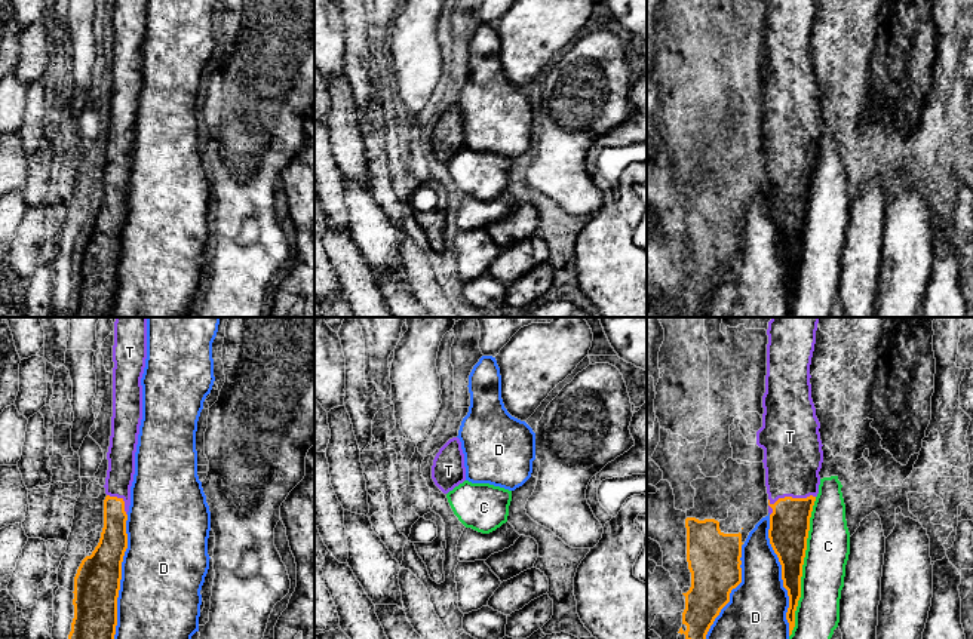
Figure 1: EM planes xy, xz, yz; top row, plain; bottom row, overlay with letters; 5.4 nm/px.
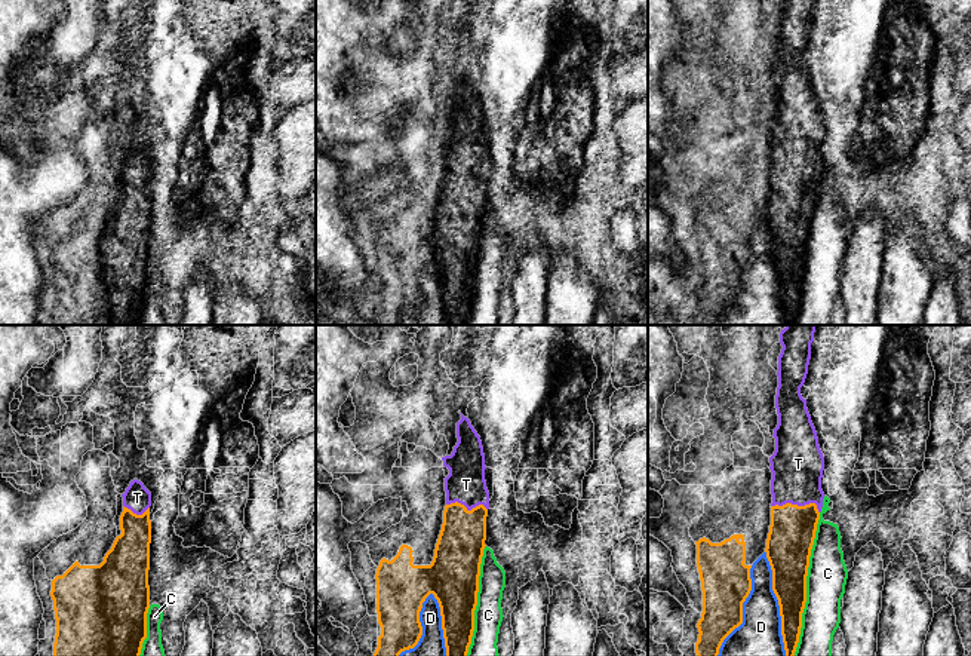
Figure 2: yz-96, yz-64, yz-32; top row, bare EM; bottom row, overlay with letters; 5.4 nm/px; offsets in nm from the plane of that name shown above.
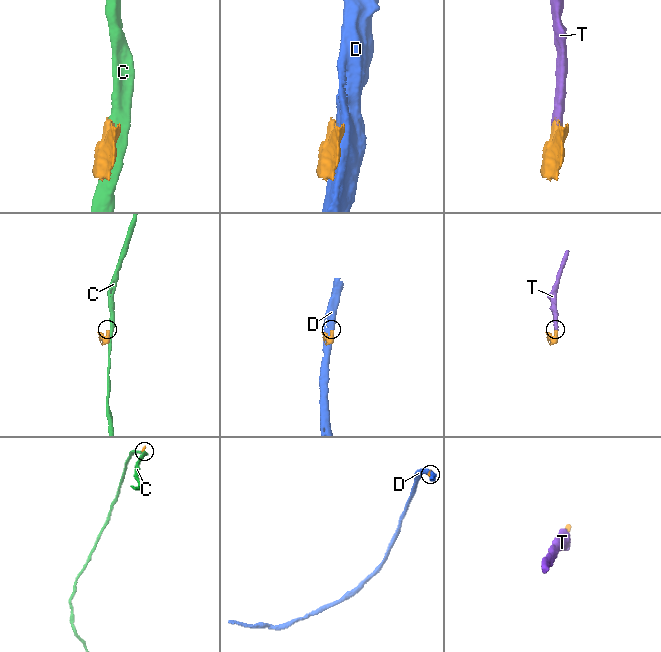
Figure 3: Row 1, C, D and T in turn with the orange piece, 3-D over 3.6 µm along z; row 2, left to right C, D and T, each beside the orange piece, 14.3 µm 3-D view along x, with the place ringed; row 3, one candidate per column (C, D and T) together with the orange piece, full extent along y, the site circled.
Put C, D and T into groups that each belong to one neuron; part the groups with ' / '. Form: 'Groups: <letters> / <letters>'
Groups: C / D / T

